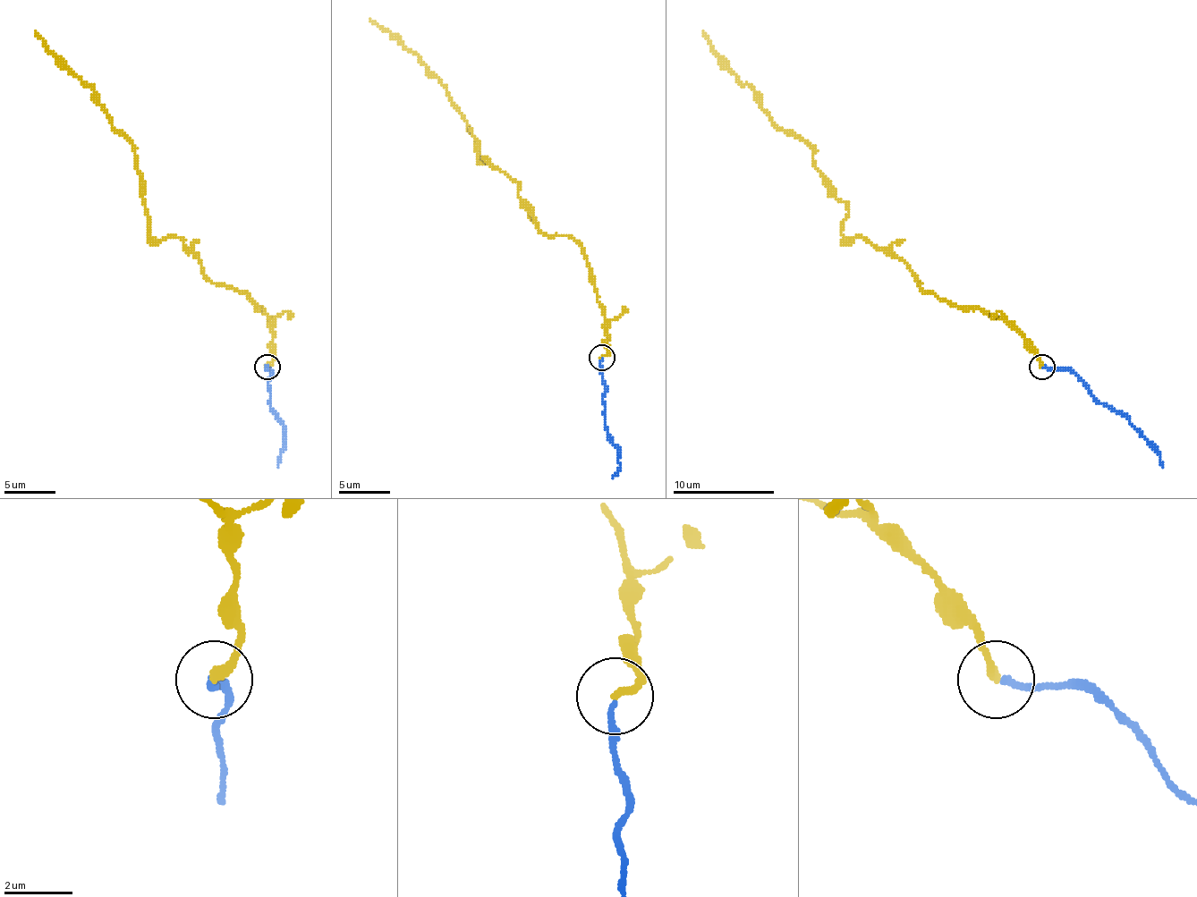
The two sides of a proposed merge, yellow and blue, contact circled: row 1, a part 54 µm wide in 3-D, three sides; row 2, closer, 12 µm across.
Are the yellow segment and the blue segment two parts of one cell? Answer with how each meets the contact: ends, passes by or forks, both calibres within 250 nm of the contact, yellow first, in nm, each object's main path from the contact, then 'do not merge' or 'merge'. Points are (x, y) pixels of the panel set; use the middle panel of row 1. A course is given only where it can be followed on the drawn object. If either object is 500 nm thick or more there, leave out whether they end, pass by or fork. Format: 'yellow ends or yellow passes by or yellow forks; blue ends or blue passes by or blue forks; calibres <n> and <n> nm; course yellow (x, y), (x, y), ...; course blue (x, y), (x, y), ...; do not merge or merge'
yellow ends; blue ends; calibres 260 and 150 nm; course yellow (602, 358), (607, 319), (581, 246), (546, 235), (513, 179), (479, 164), (434, 75), (369, 19); course blue (602, 358), (605, 429), (617, 447), (620, 462), (612, 478); merge

